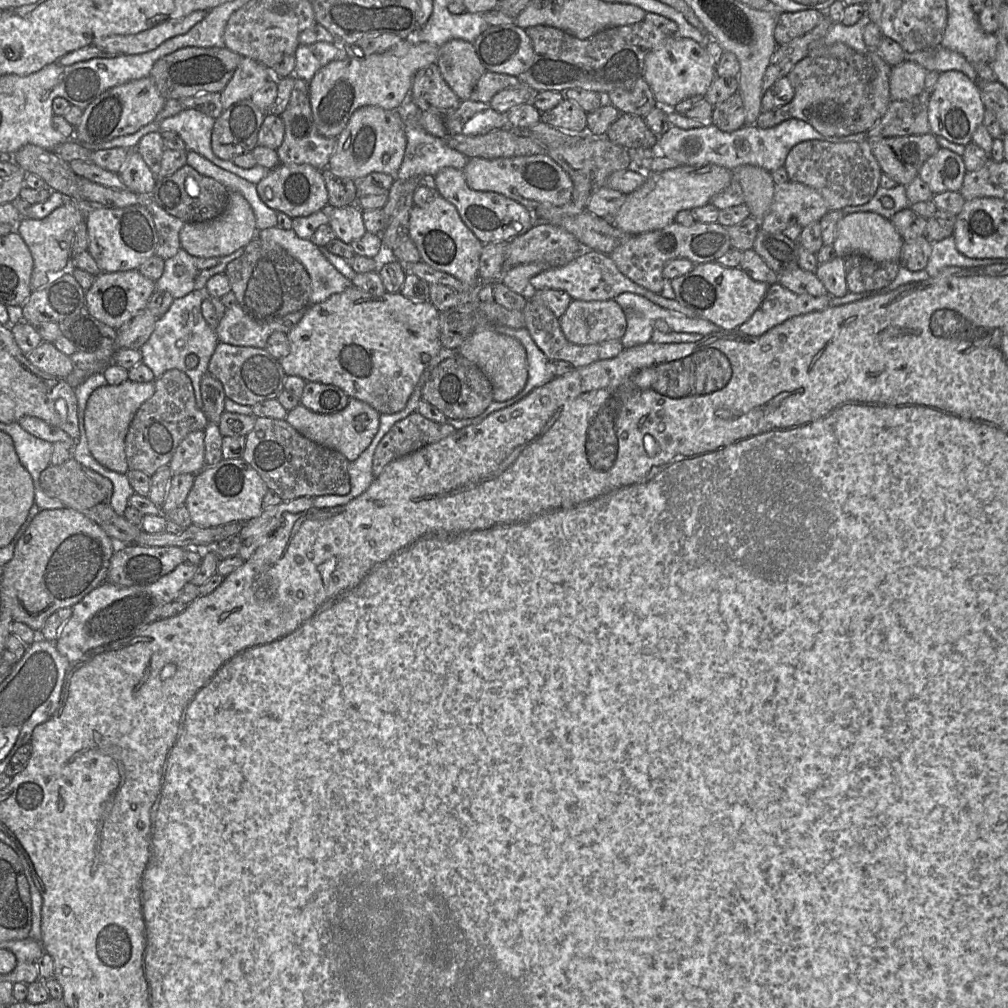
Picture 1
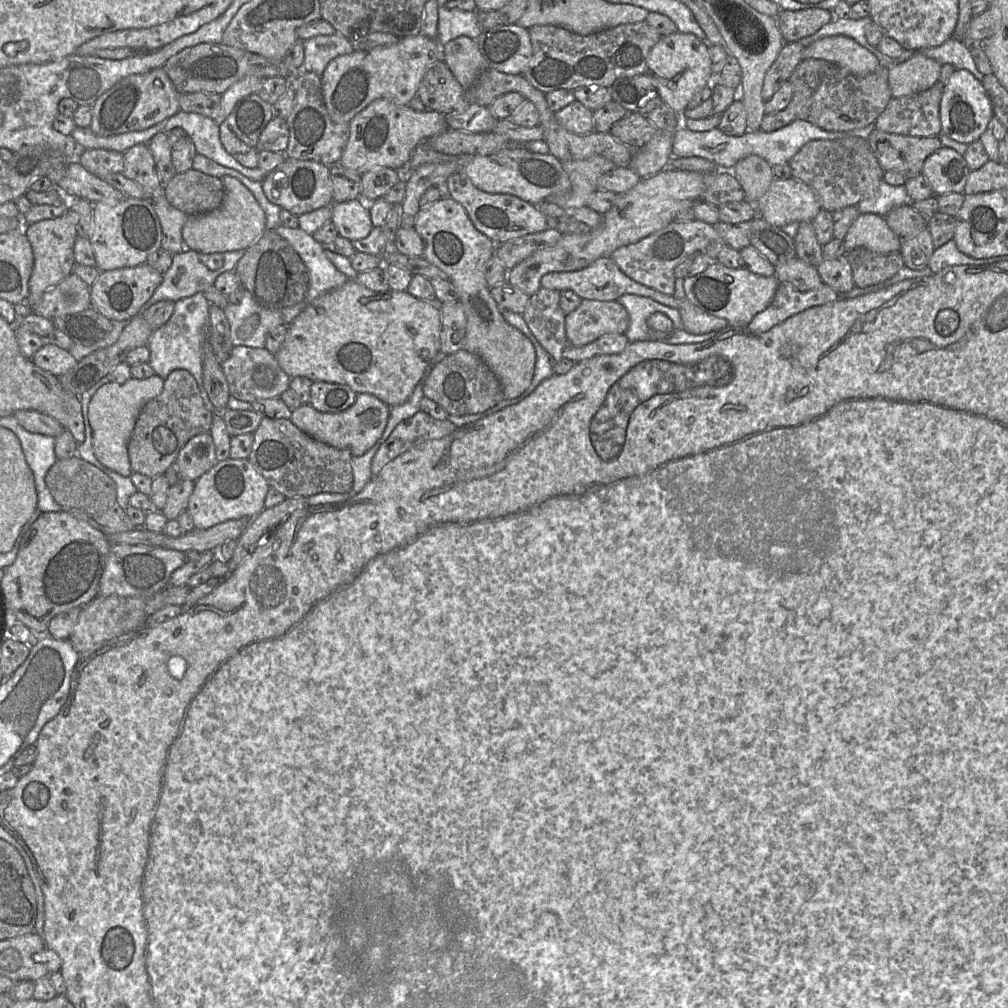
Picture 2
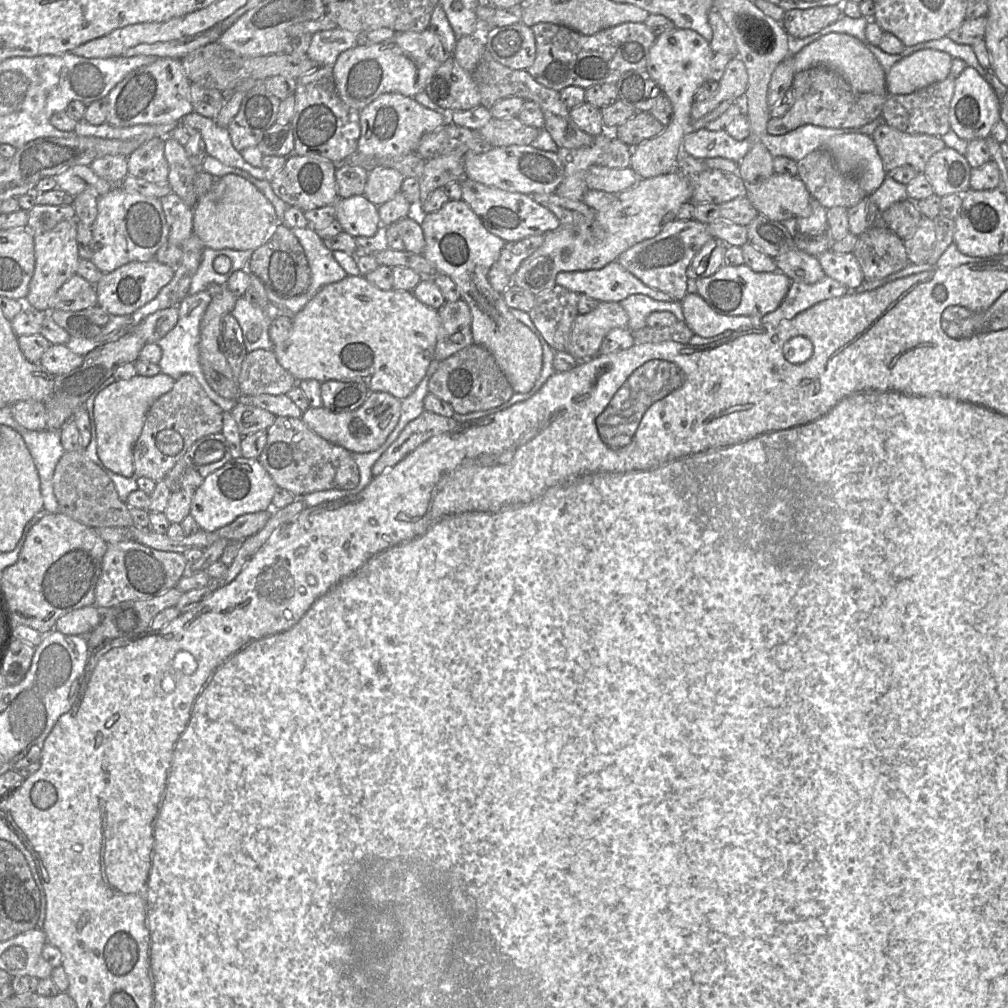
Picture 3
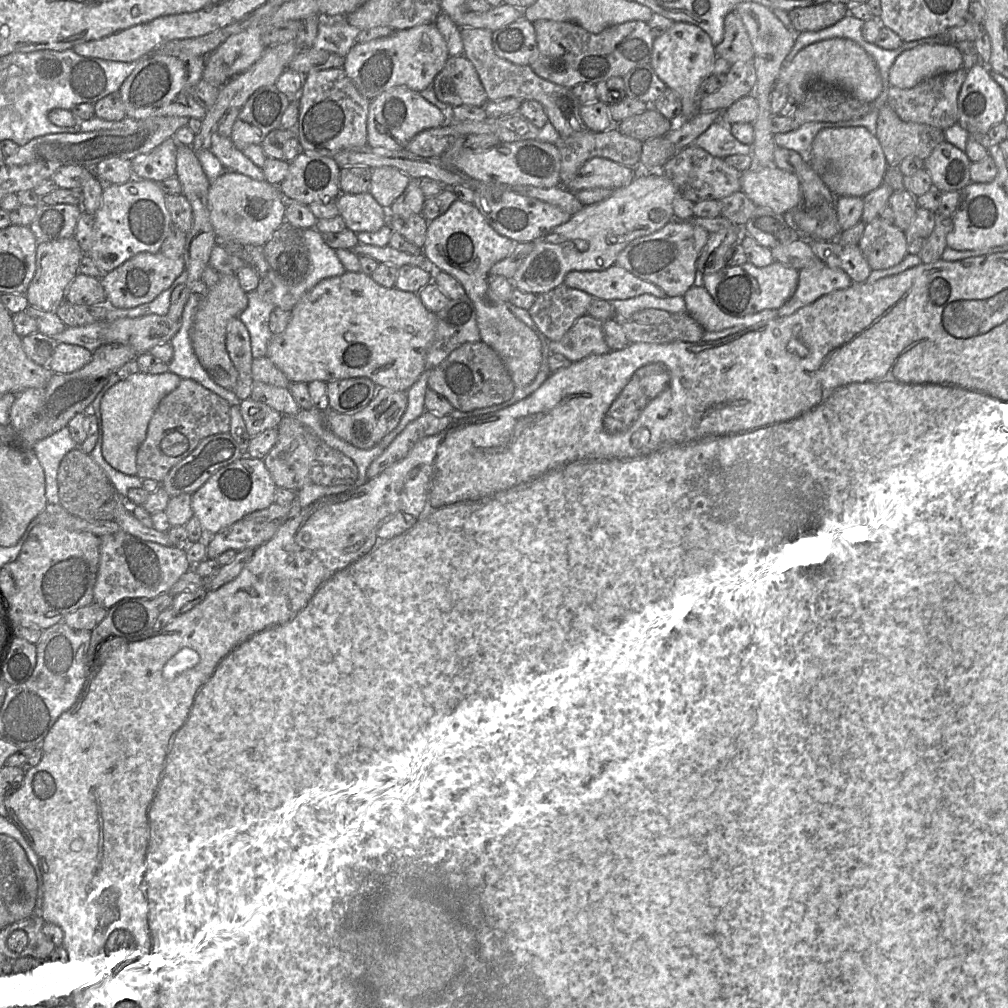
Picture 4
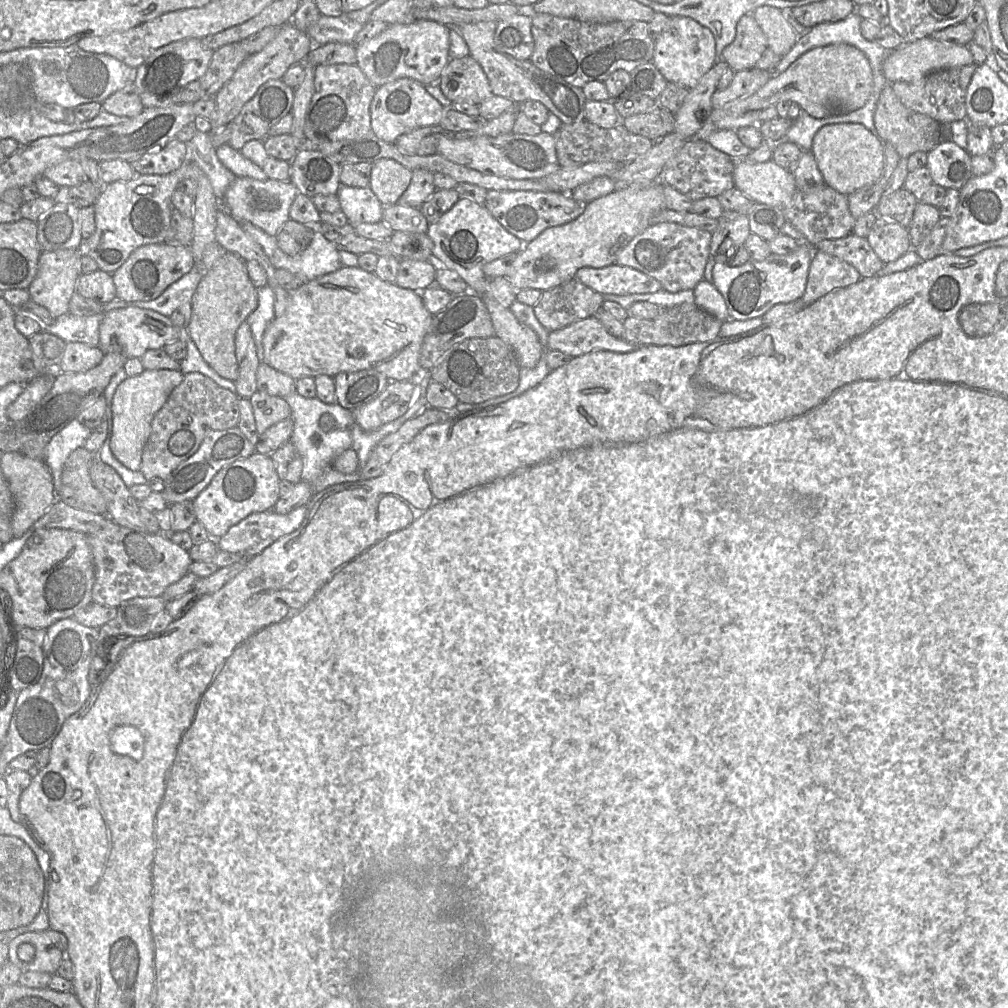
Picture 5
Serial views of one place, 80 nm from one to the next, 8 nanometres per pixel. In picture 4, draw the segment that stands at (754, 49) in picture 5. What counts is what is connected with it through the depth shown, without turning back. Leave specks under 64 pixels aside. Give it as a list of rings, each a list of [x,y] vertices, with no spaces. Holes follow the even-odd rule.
[[[730,12],[724,19],[723,40],[715,48],[715,54],[730,65],[753,59],[753,47],[741,18]]]

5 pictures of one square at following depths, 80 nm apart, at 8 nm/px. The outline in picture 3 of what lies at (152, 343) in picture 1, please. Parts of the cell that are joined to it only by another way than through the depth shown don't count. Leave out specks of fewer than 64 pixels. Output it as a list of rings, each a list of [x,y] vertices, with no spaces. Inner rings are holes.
[[[204,290],[193,295],[187,295],[178,305],[179,318],[176,326],[157,342],[162,349],[162,357],[158,364],[161,373],[169,375],[175,380],[183,374],[193,375],[207,396],[225,412],[230,412],[238,404],[237,400],[223,398],[210,387],[199,361],[200,324],[211,300],[211,295],[207,290]]]

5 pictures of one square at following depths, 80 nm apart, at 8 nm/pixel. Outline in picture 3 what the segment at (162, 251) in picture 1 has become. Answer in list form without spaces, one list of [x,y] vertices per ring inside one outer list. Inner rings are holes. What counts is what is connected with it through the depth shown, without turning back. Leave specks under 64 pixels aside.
[[[175,193],[163,196],[160,201],[169,226],[168,242],[182,246],[193,233],[193,208]]]

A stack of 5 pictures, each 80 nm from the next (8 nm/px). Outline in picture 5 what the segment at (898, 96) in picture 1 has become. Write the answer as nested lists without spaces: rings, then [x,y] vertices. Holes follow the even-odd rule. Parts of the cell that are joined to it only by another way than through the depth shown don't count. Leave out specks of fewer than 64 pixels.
[[[926,37],[905,43],[897,48],[884,61],[882,70],[886,80],[892,84],[899,81],[918,81],[933,71],[966,66],[973,63],[974,58],[967,45],[952,44]]]

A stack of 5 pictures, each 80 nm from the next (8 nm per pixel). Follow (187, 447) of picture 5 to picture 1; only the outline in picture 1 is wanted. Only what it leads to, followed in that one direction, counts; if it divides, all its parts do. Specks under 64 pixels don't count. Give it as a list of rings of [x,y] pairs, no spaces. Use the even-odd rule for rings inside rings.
[[[179,369],[166,371],[155,380],[155,392],[135,413],[125,438],[128,468],[152,476],[159,468],[169,465],[182,440],[196,430],[204,430],[208,419],[197,406],[191,379]]]

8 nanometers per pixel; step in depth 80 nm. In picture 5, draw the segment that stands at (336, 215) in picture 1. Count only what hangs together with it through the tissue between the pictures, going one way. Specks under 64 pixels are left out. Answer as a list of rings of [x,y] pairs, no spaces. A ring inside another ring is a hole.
[[[341,185],[337,193],[341,210],[354,228],[361,223],[377,223],[383,219],[384,206],[370,187]]]

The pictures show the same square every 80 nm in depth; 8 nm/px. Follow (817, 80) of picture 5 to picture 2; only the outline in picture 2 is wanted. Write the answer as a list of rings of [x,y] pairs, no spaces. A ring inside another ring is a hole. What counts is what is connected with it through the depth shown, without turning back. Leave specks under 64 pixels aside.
[[[845,35],[824,37],[804,47],[804,59],[832,62],[859,76],[873,73],[881,67],[873,53]]]

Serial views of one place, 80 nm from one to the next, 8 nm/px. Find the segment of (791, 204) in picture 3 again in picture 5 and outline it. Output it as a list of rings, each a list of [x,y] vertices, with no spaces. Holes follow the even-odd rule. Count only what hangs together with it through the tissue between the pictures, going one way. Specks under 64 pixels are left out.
[[[771,159],[760,163],[735,160],[733,179],[734,187],[754,203],[774,207],[784,208],[797,191],[793,172]]]

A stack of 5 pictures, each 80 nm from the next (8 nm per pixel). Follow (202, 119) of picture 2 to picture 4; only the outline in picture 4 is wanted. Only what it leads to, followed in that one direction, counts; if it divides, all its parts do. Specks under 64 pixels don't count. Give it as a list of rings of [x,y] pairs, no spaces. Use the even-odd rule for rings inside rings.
[[[214,133],[209,149],[227,171],[244,174],[258,181],[265,180],[262,168],[256,166],[241,150],[237,149],[230,137]]]

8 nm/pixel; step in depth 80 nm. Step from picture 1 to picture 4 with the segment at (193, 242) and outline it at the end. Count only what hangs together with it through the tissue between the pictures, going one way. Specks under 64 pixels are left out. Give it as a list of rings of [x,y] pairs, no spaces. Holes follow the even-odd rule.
[[[226,171],[210,182],[208,208],[218,240],[260,246],[268,242],[285,221],[287,199],[278,185],[255,180],[247,175]]]

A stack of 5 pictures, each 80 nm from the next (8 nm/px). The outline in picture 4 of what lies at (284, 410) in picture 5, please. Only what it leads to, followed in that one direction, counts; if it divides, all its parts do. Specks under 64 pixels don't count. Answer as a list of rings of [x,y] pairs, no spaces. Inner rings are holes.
[[[250,397],[241,400],[239,409],[250,437],[277,427],[283,417],[279,411],[262,402],[254,401]]]

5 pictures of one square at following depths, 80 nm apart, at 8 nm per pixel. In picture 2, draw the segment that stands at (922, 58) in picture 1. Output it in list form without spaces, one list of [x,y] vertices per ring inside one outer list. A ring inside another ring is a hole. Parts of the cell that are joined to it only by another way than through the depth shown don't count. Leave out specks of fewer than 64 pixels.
[[[951,37],[940,46],[915,50],[919,54],[910,54],[908,59],[915,55],[923,55],[936,60],[941,65],[951,64],[955,69],[966,69],[979,81],[982,81],[984,78],[984,75],[978,70],[974,62],[971,47],[963,40]]]

